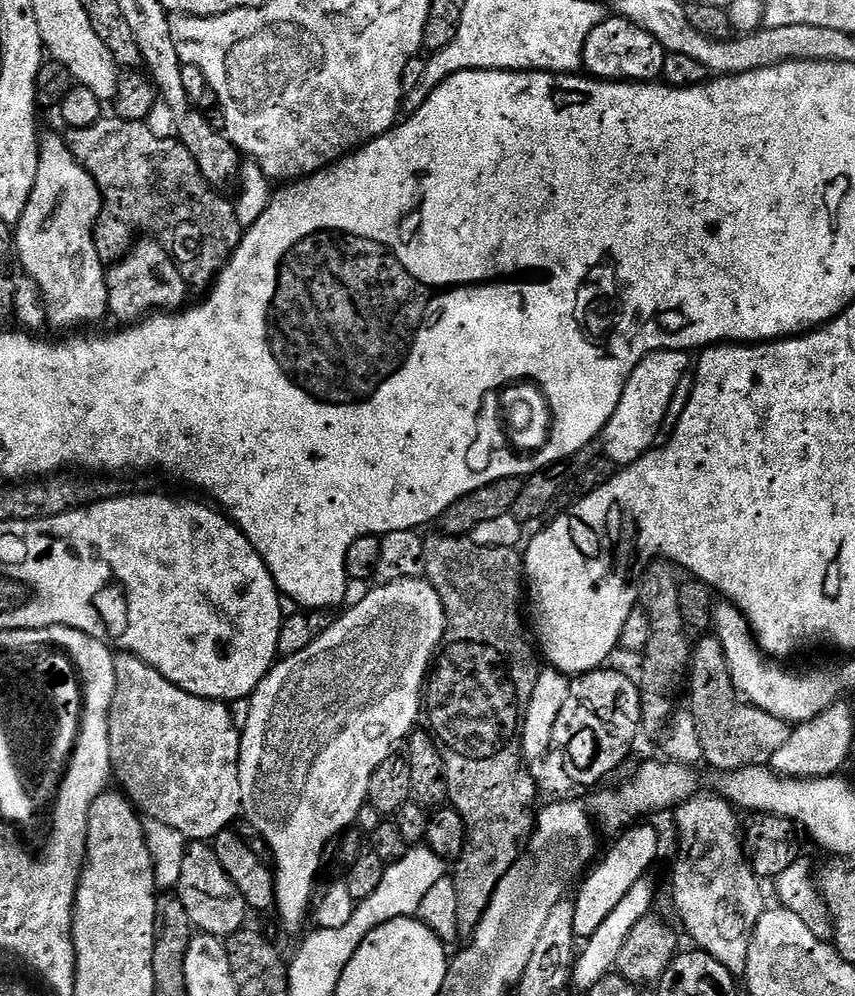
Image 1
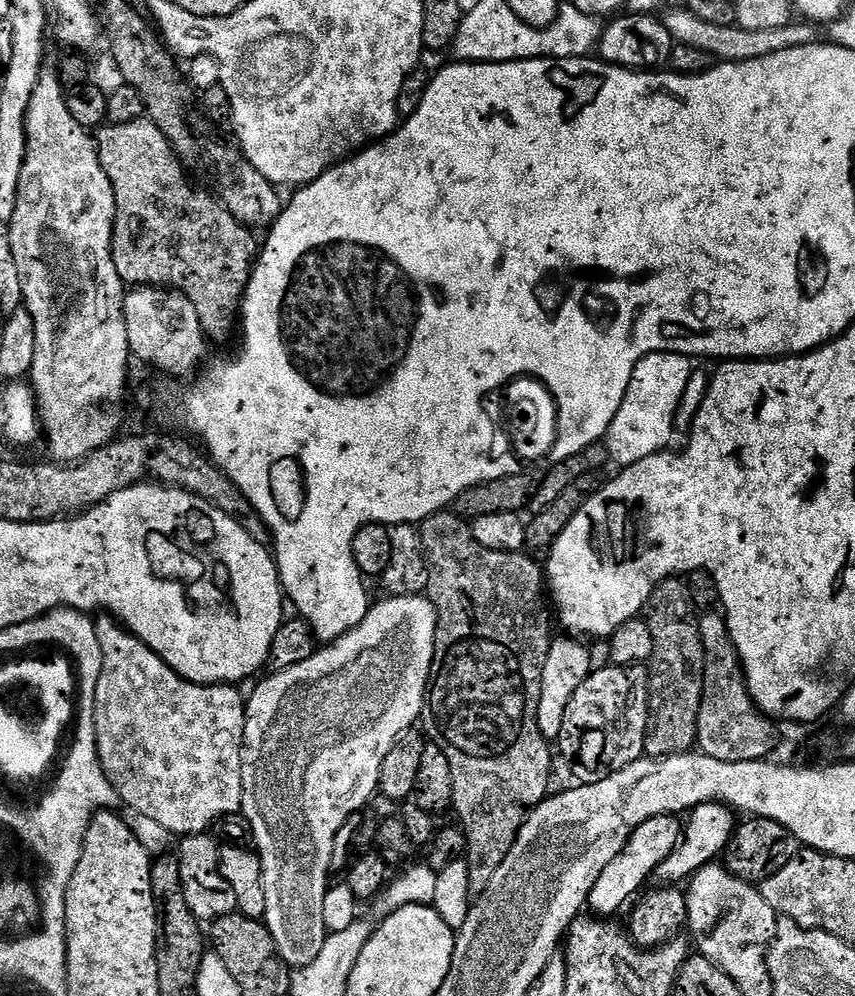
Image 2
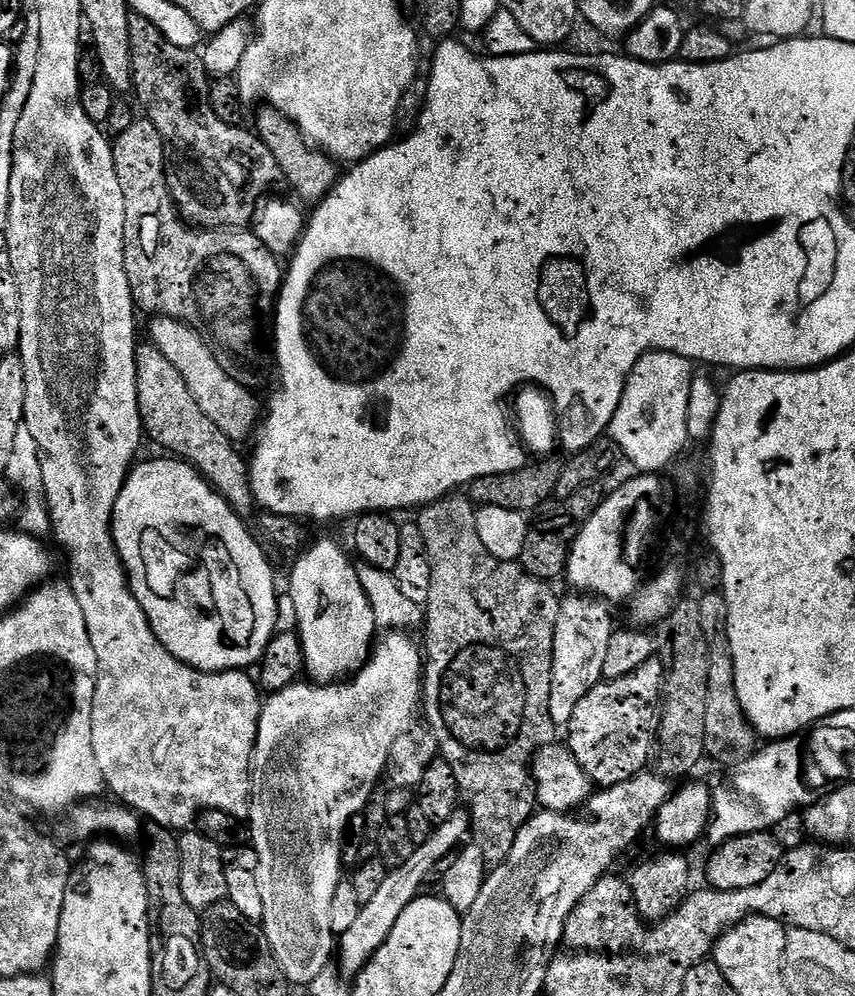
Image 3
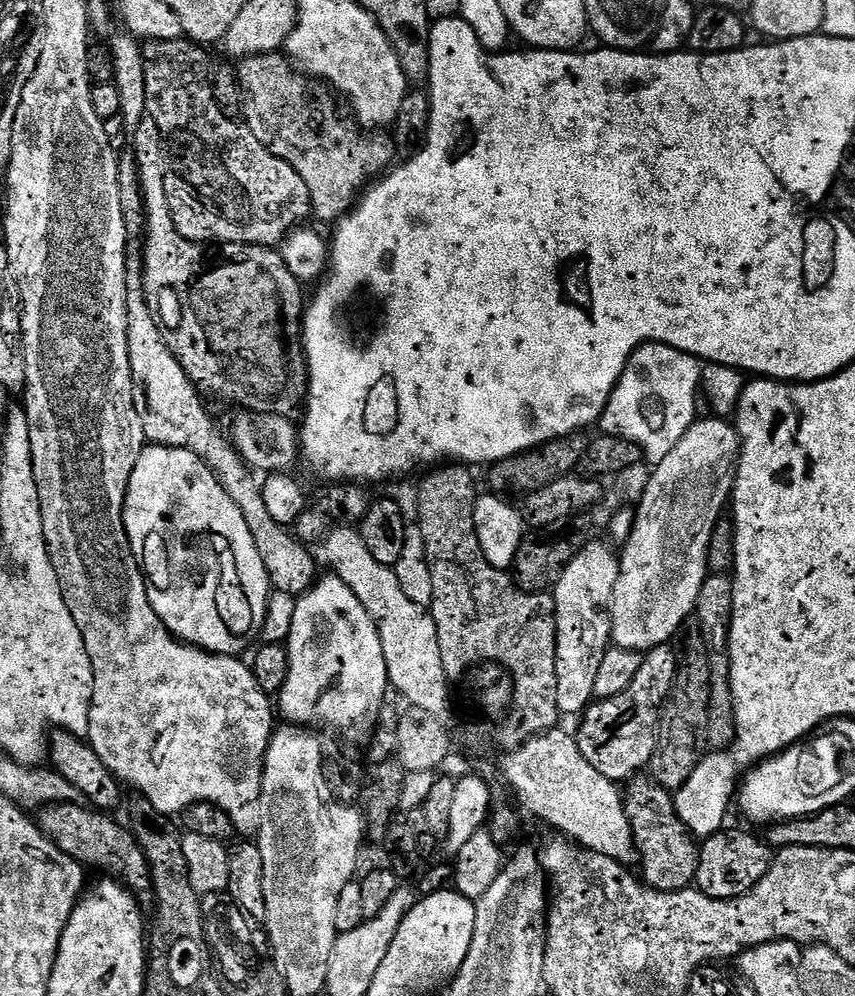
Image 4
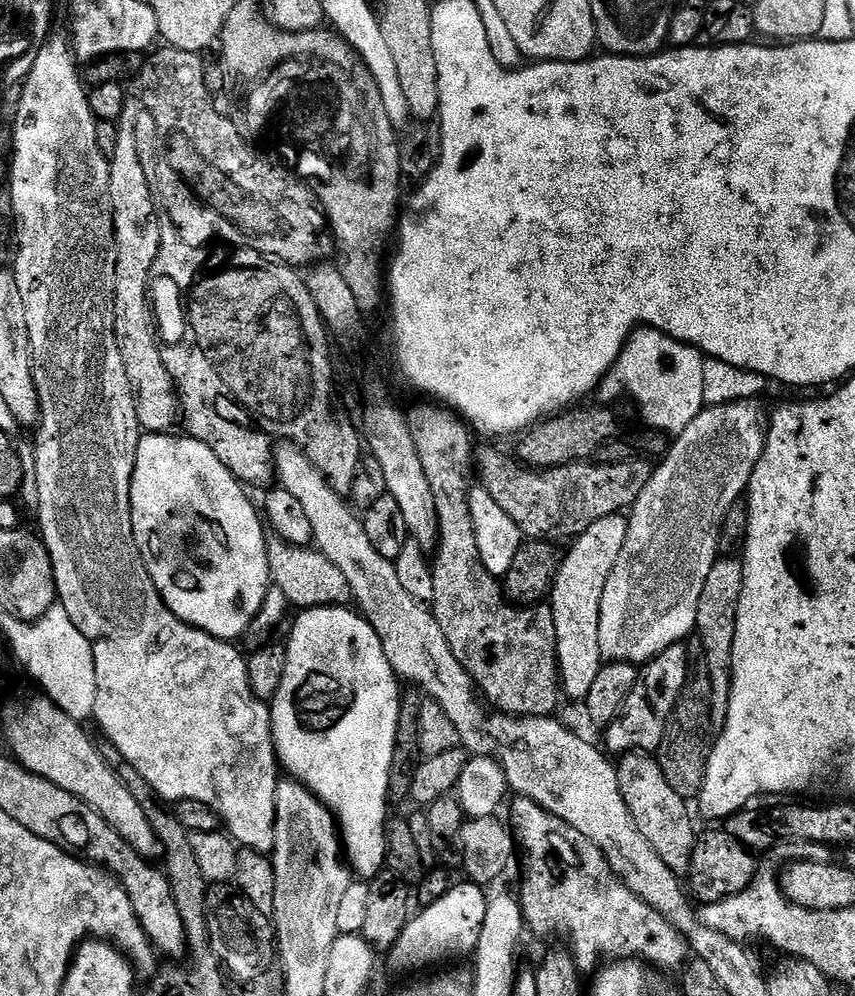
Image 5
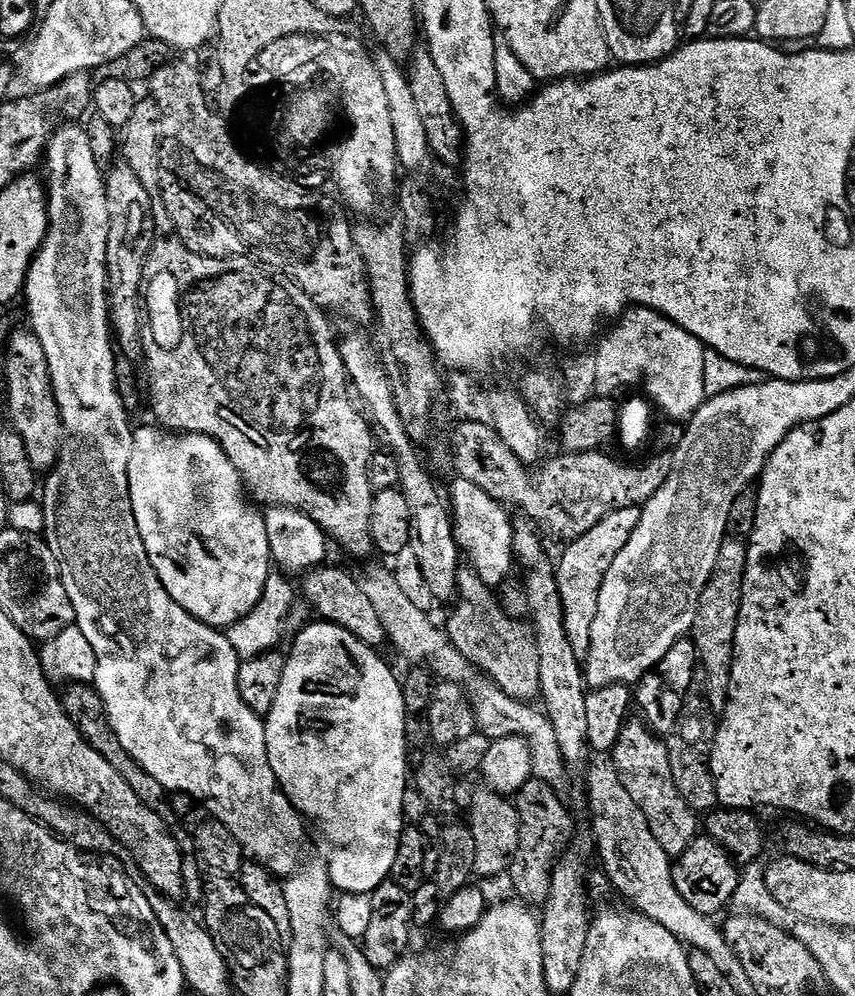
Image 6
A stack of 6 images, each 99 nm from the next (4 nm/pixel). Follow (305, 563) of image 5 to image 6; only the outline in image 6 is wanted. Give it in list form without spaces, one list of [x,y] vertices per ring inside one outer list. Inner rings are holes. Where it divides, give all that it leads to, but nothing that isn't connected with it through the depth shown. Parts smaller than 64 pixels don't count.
[[[321,566],[313,568],[311,572],[303,573],[304,596],[303,603],[307,604],[313,613],[316,612],[321,621],[342,626],[342,630],[350,630],[354,638],[358,638],[366,646],[380,650],[385,647],[386,637],[378,613],[374,610],[370,598],[362,590],[359,579],[352,576],[344,568],[328,568]]]

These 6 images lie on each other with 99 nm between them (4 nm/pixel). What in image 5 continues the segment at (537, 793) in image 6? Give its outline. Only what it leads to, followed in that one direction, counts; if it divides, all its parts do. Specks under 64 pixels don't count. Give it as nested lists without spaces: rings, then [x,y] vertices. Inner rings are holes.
[[[517,795],[515,799],[516,801],[512,804],[512,820],[510,819],[510,827],[512,829],[515,847],[518,849],[519,855],[520,852],[524,855],[524,877],[520,880],[518,899],[520,901],[520,909],[524,915],[524,923],[527,931],[531,933],[531,935],[533,932],[536,936],[565,936],[565,938],[572,943],[572,945],[570,945],[570,951],[572,957],[576,960],[576,967],[584,974],[587,974],[587,972],[589,972],[589,974],[595,973],[597,969],[601,967],[602,959],[600,960],[600,956],[608,956],[604,958],[635,958],[645,965],[651,966],[653,969],[655,969],[654,967],[676,968],[676,970],[683,969],[690,956],[690,949],[686,937],[658,910],[654,910],[654,906],[650,906],[644,902],[642,898],[638,898],[638,894],[631,892],[631,890],[620,881],[614,874],[610,862],[598,850],[598,846],[594,846],[594,842],[590,842],[590,838],[586,838],[586,834],[578,834],[578,830],[574,830],[574,826],[562,822],[562,818],[558,818],[552,814],[550,810],[538,806],[538,802],[534,802],[530,798],[526,798],[522,795]]]

